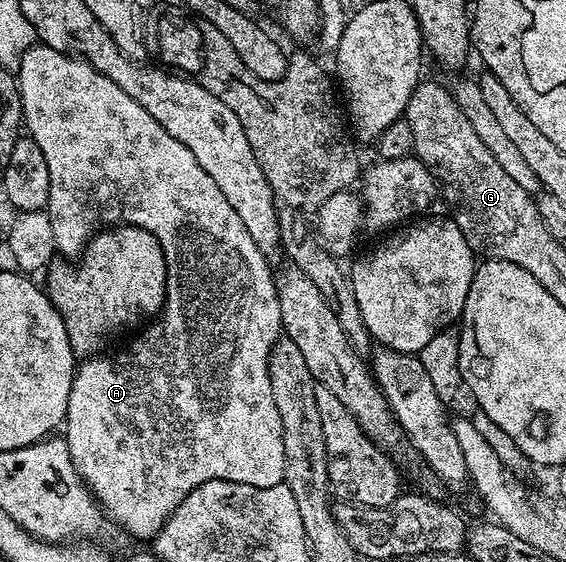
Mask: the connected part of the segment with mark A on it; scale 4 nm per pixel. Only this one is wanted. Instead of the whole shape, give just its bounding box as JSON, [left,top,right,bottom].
[16,42,286,541]

